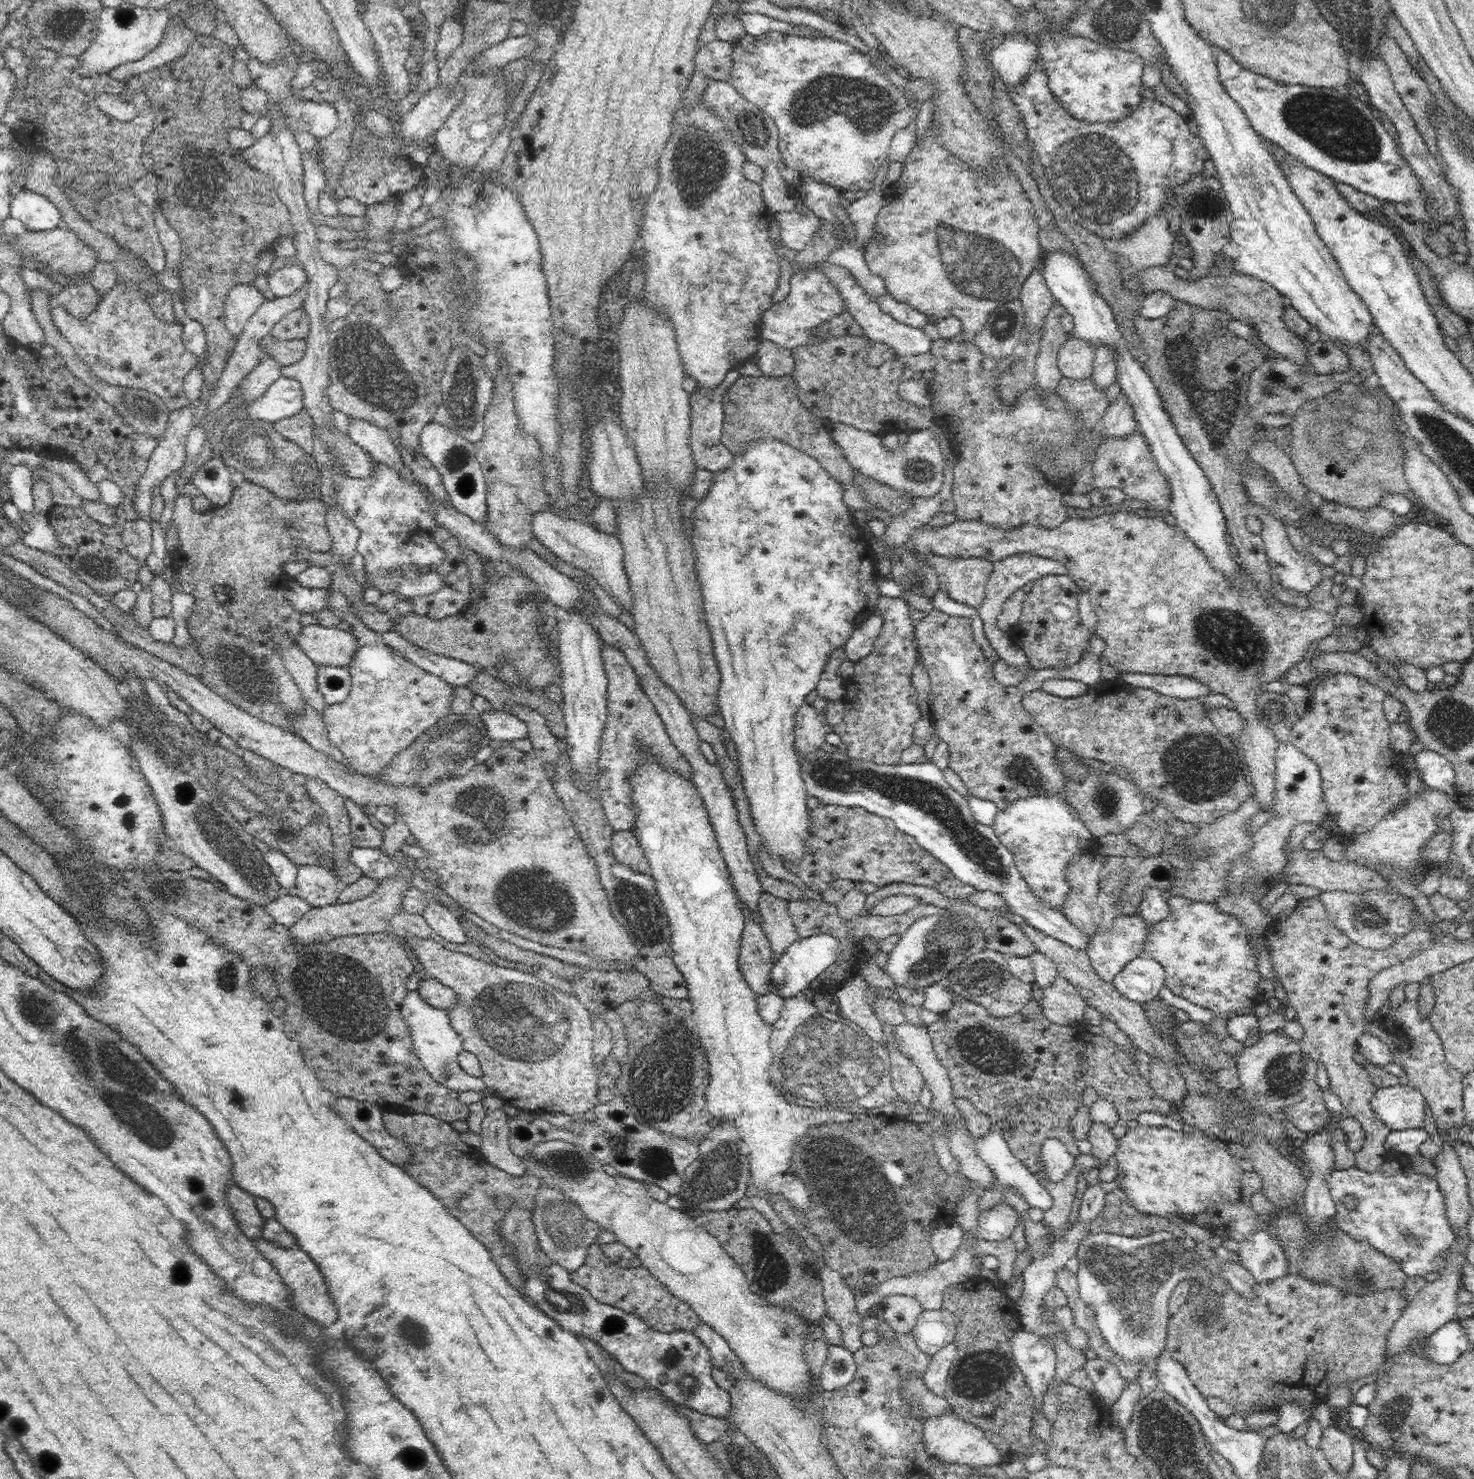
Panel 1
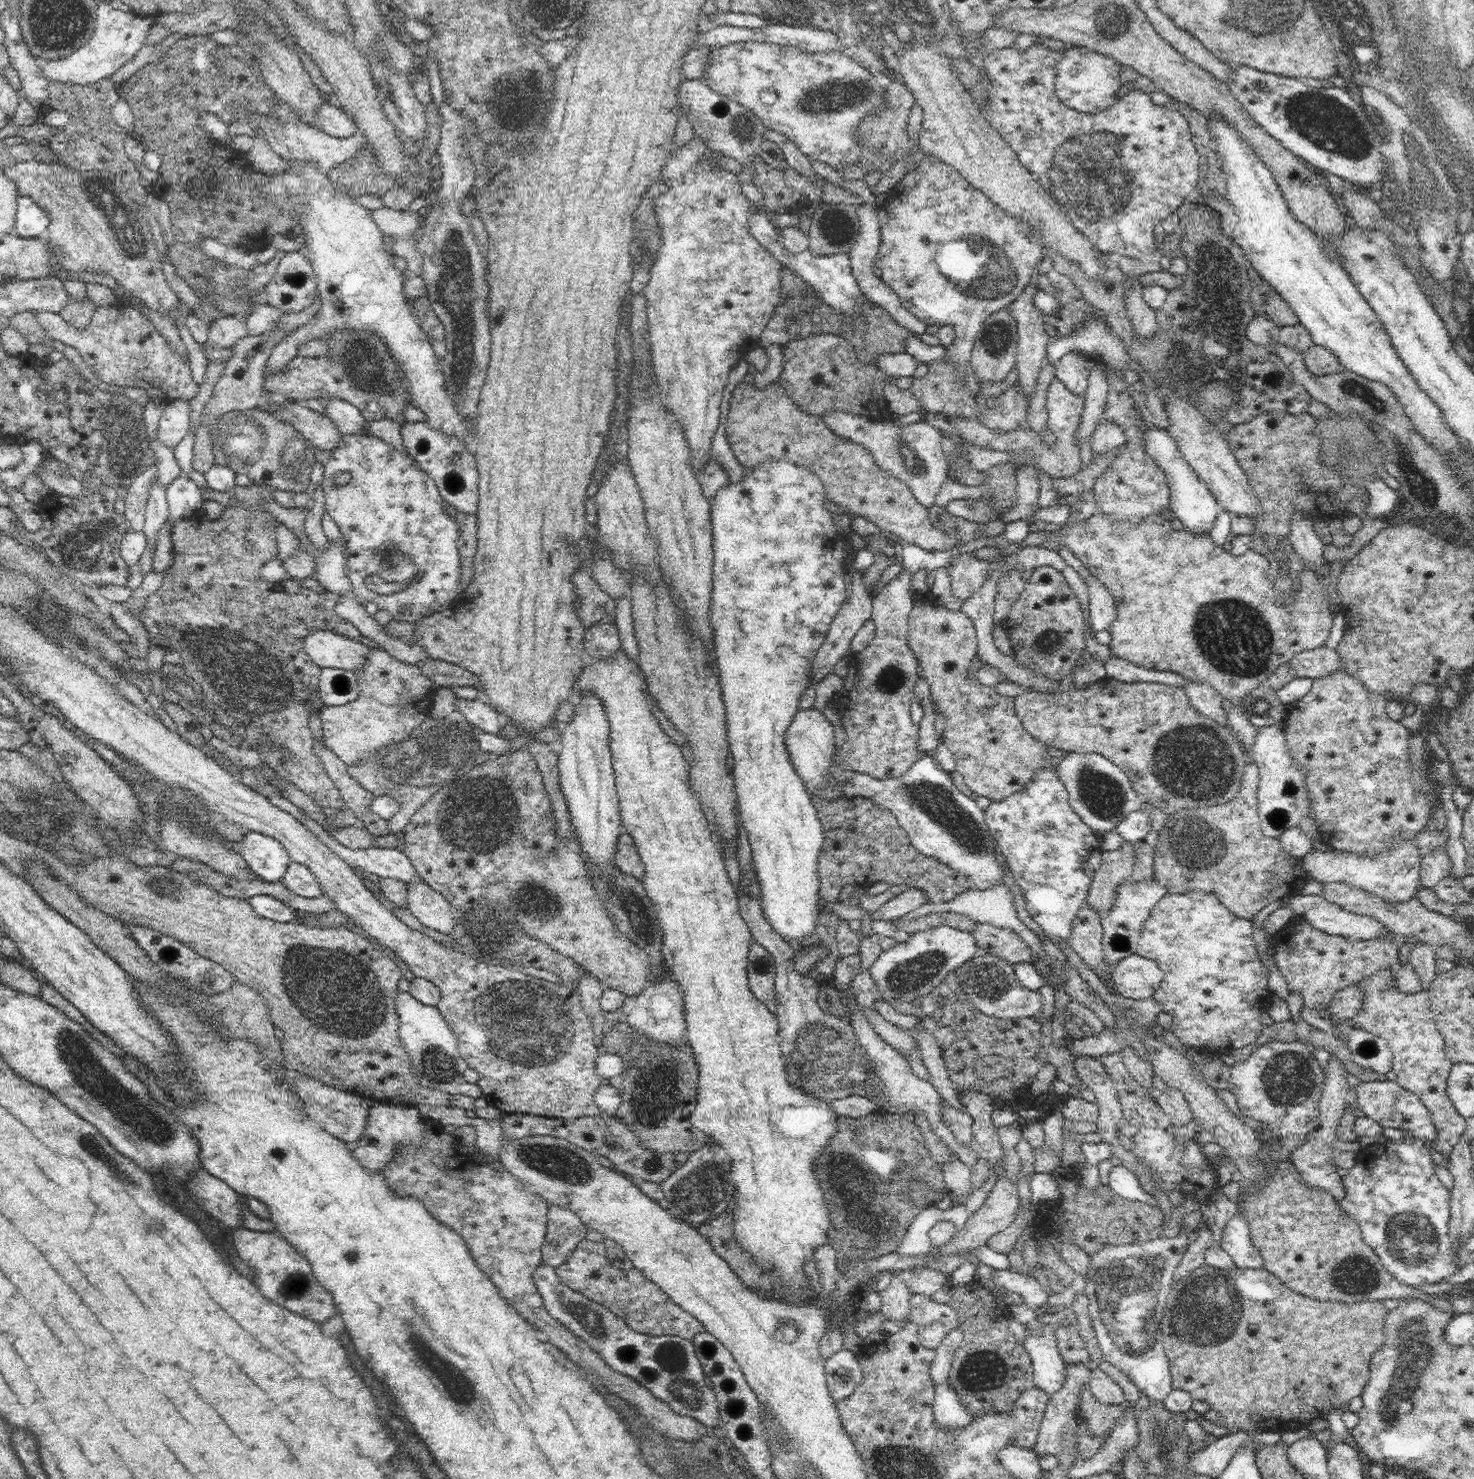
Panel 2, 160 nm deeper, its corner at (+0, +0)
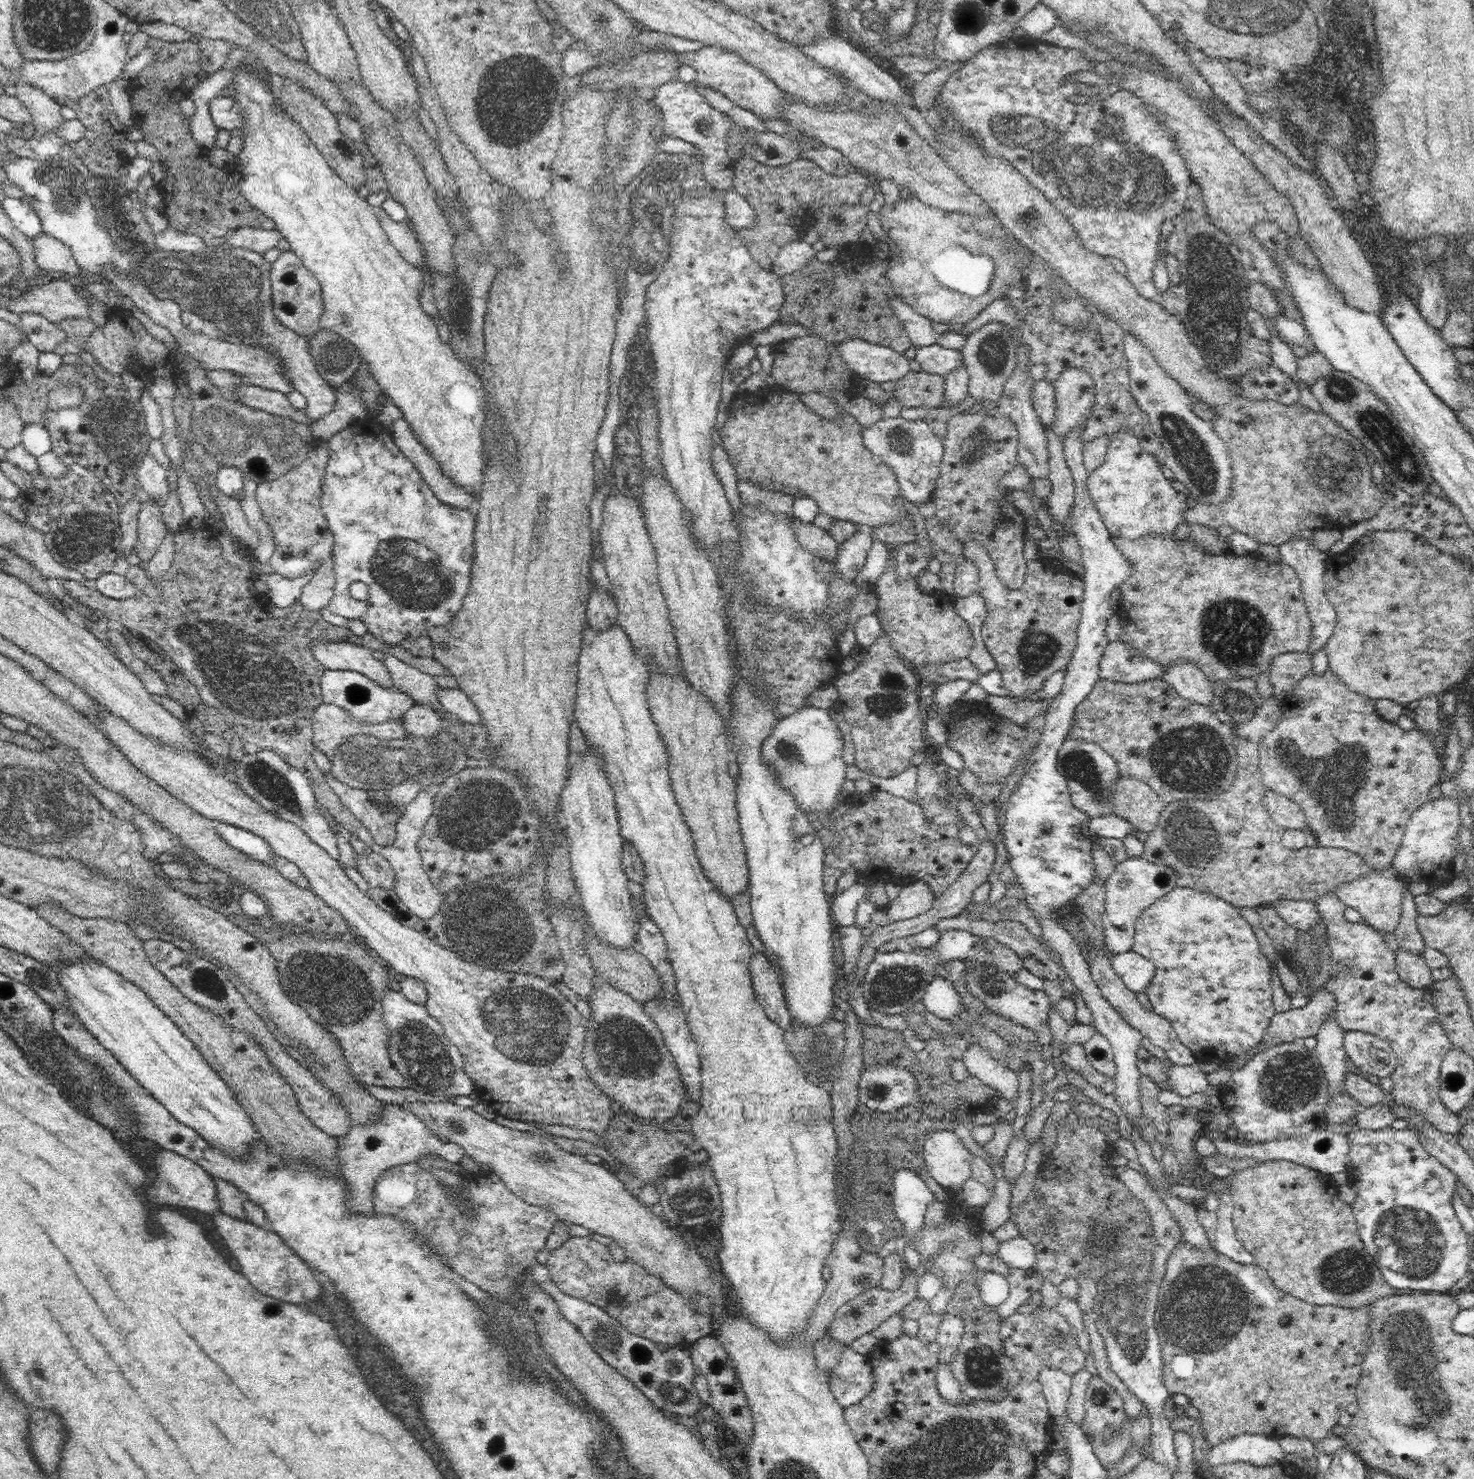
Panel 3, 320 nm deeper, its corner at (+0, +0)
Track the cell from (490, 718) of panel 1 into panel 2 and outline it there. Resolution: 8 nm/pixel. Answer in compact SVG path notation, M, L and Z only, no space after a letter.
M483 691L473 700L458 699L455 705L456 711L460 712L474 728L497 735L501 731L502 717L489 703Z

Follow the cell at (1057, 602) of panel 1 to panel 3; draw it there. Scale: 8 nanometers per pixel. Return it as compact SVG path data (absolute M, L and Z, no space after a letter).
M967 539L963 543L963 557L972 561L978 569L978 590L984 597L988 608L986 620L981 627L981 637L987 646L988 652L993 656L996 666L1001 674L1002 686L1012 700L1030 699L1030 696L1040 690L1044 682L1059 670L1066 669L1077 645L1077 628L1081 618L1081 604L1083 599L1084 583L1082 578L1073 574L1065 567L1049 559L1036 559L1027 561L1025 582L1022 588L1010 590L1002 583L993 560L988 551L976 541Z

